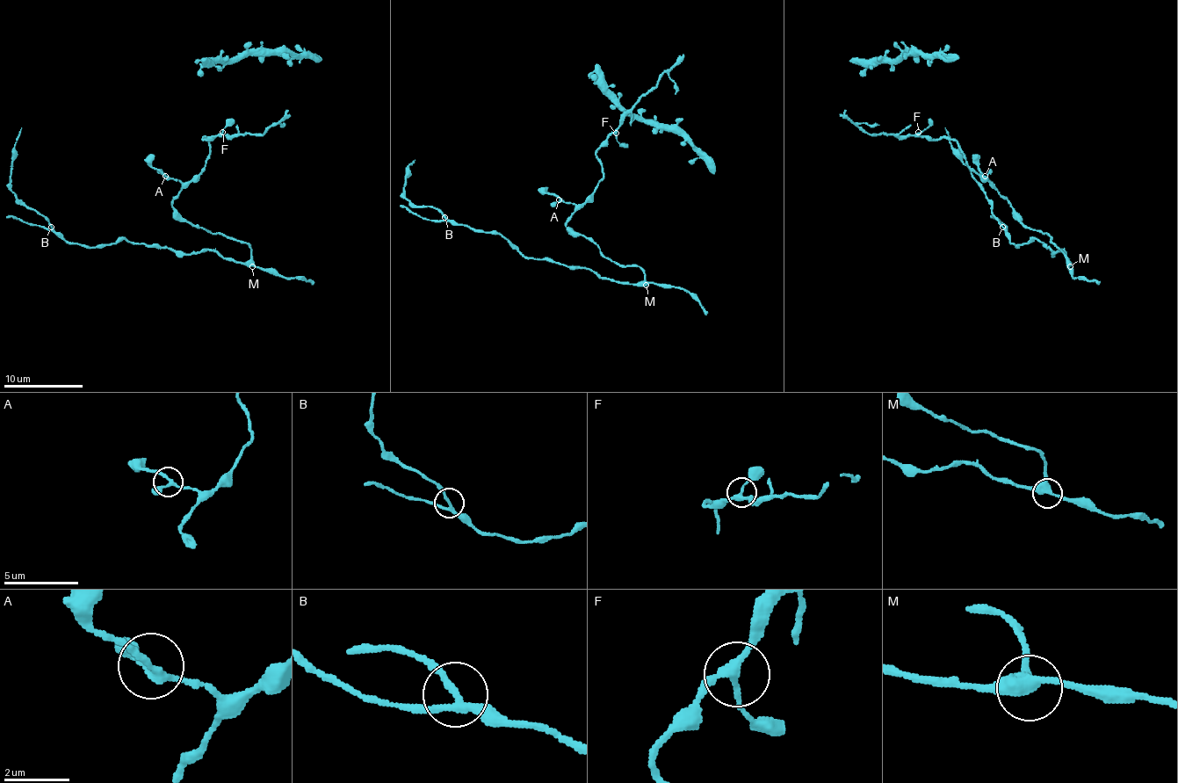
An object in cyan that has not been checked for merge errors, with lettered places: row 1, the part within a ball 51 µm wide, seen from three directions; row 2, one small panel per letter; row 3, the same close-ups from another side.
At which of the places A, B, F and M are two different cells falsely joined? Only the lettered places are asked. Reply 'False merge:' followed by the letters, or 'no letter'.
False merge: no letter

